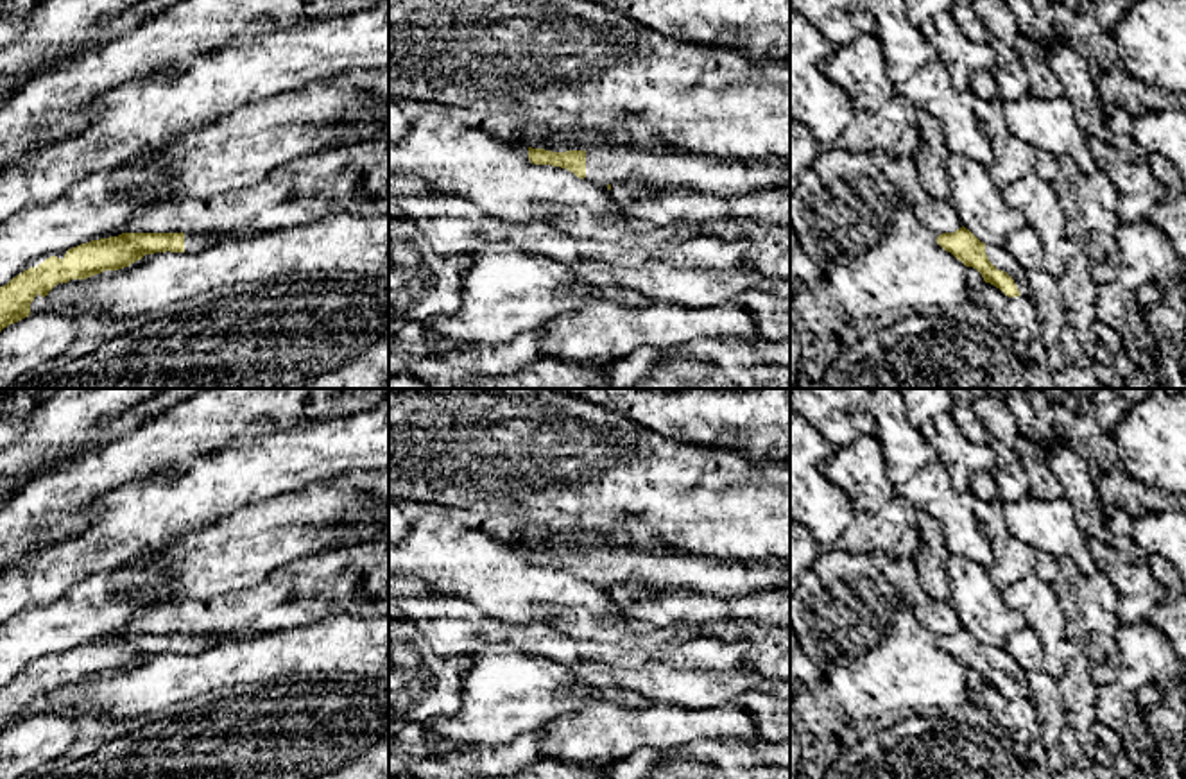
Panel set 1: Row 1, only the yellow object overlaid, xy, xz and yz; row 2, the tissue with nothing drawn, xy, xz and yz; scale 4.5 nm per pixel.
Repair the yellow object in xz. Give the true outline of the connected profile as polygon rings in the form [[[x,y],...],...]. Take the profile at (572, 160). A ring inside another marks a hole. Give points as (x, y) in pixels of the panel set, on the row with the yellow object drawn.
[[[529,147],[529,159],[566,168],[604,192],[623,183],[652,193],[688,188],[718,197],[790,190],[790,159],[738,163],[693,152],[591,147],[566,152]]]

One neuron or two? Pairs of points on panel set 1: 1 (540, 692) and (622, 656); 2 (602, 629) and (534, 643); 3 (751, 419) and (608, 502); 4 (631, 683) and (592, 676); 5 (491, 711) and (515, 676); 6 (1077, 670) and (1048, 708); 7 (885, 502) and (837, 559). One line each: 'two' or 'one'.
1: two
2: two
3: two
4: one
5: one
6: two
7: two

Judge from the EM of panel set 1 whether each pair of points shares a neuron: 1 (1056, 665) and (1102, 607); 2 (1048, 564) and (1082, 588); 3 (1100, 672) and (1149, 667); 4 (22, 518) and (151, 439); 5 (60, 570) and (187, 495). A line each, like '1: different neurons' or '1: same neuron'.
1: different neurons
2: different neurons
3: different neurons
4: same neuron
5: same neuron

